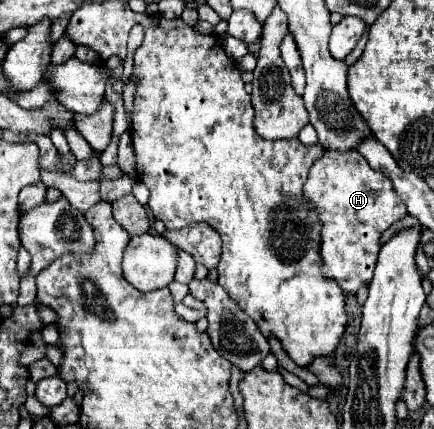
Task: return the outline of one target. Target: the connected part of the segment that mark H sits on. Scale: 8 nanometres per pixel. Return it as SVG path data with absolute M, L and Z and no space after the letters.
M325 150L309 170L303 196L321 220L321 262L323 276L335 280L345 294L357 294L361 286L373 280L377 254L381 250L383 232L397 220L407 216L405 202L393 190L391 180L369 168L367 160L357 152Z

